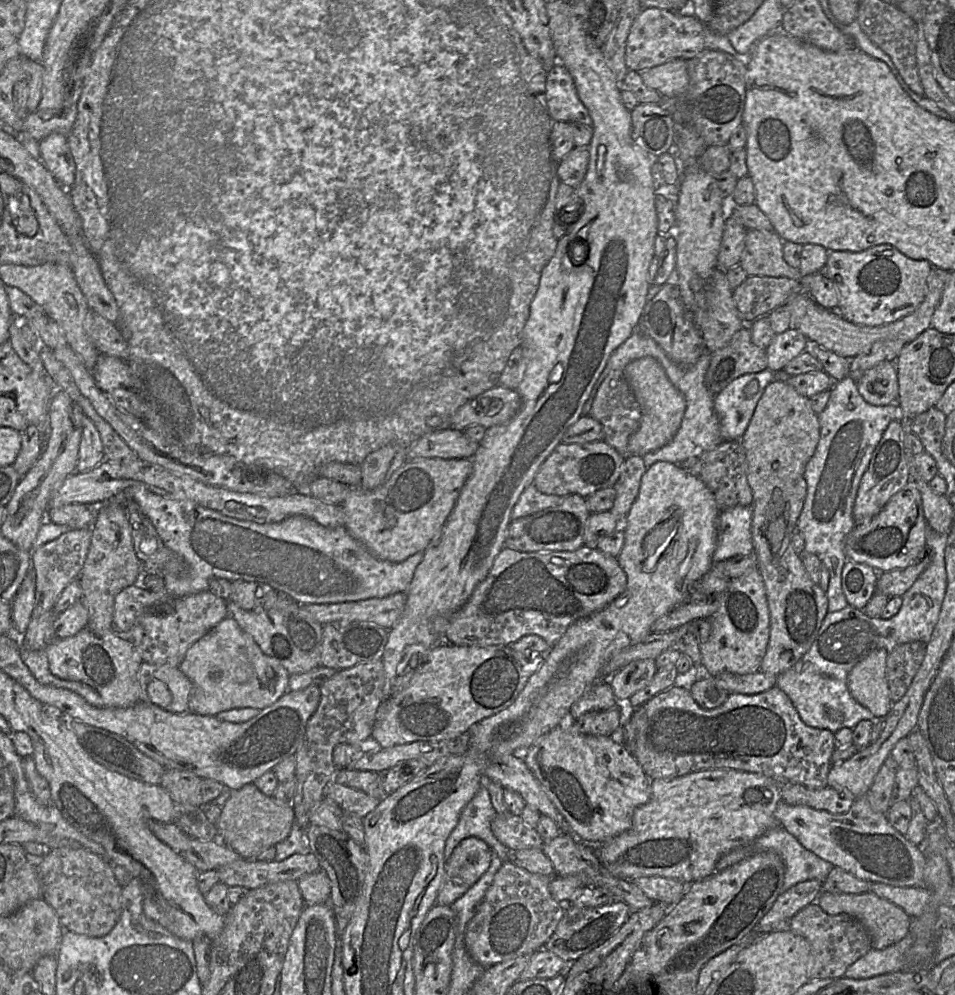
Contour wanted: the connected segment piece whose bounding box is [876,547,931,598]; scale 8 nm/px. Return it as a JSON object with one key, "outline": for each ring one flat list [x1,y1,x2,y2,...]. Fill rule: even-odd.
{"outline":[[926,547,926,550,921,552,921,557,907,568,880,573,876,591,890,598,902,597,925,571,930,562,931,554]]}

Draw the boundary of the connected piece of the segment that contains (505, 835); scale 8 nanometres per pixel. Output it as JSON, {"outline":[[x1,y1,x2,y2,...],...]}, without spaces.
{"outline":[[508,811,497,814,491,829,494,836,510,851,543,847,544,840,535,828,527,826,520,815]]}

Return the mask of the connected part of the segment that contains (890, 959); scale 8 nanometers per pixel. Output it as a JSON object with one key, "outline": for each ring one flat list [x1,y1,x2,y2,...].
{"outline":[[908,933,902,940,885,949,870,949,847,968,843,977,867,979,886,973,903,971,907,966,906,953,912,942,912,936]]}

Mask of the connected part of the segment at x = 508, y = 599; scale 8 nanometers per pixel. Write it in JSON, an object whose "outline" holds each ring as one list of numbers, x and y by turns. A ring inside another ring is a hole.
{"outline":[[594,545,575,551,521,552,503,547,487,576,475,587,468,601,456,612,435,617,430,628,446,642,461,646,509,646,526,635,541,637,550,648,576,621,588,617,613,602,626,589,627,578,617,558,606,555]]}

